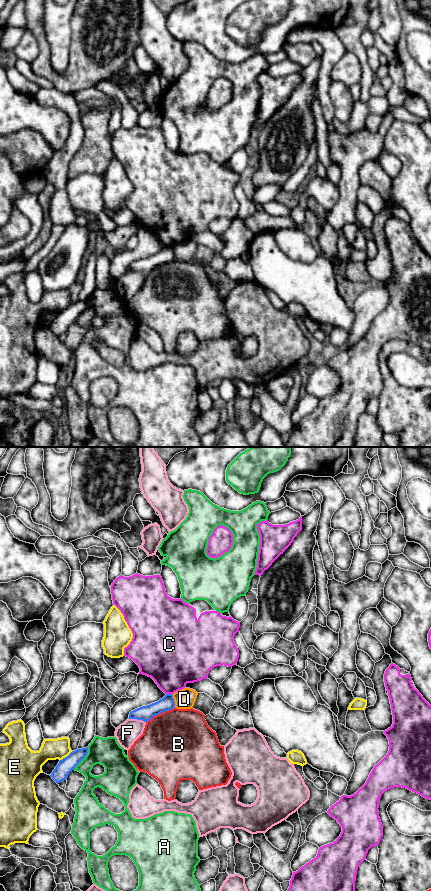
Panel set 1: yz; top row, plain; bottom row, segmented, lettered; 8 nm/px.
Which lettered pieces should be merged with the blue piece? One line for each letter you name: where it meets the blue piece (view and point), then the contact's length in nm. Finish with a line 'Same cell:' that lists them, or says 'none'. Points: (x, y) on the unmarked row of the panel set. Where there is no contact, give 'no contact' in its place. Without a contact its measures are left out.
Same cell: none

